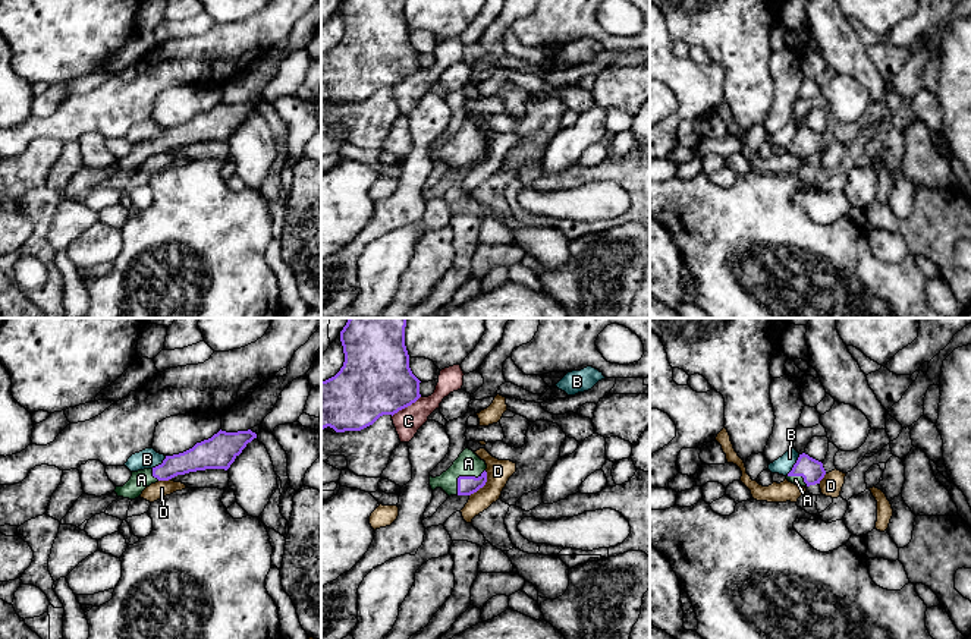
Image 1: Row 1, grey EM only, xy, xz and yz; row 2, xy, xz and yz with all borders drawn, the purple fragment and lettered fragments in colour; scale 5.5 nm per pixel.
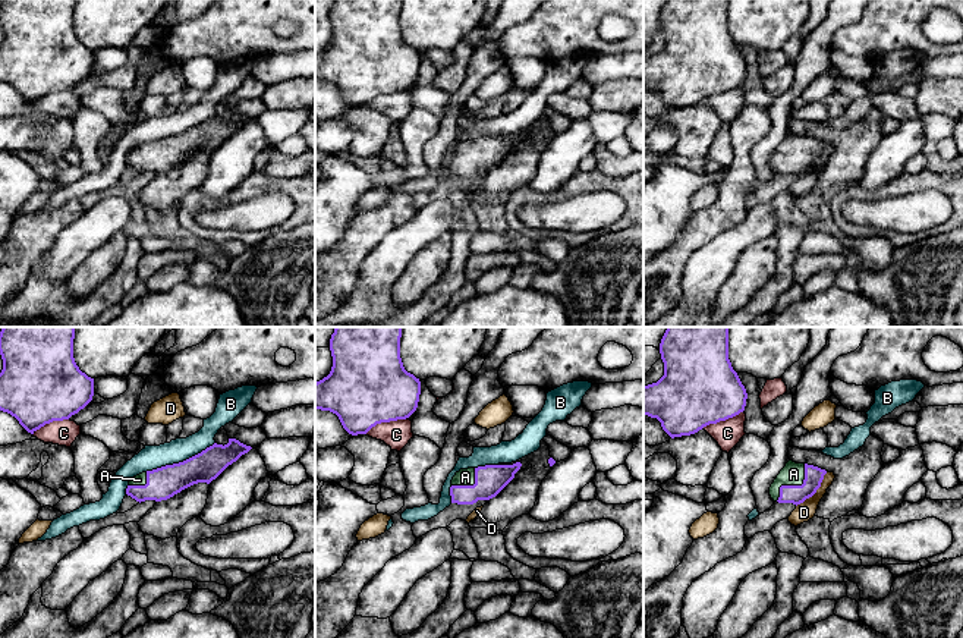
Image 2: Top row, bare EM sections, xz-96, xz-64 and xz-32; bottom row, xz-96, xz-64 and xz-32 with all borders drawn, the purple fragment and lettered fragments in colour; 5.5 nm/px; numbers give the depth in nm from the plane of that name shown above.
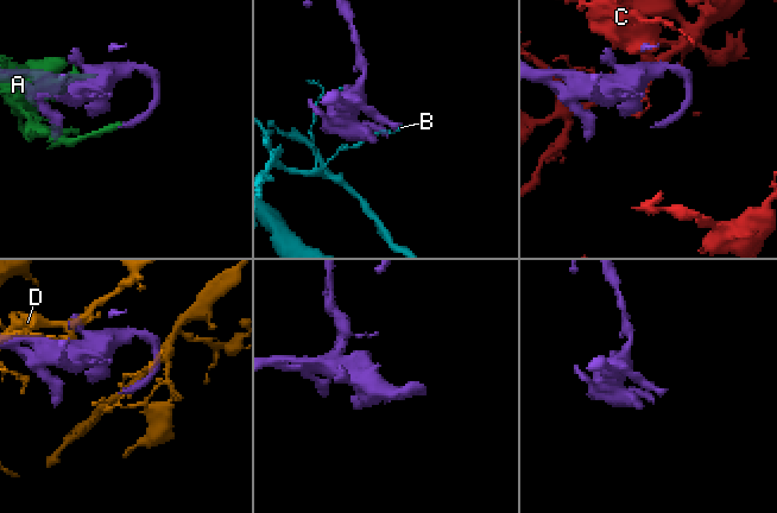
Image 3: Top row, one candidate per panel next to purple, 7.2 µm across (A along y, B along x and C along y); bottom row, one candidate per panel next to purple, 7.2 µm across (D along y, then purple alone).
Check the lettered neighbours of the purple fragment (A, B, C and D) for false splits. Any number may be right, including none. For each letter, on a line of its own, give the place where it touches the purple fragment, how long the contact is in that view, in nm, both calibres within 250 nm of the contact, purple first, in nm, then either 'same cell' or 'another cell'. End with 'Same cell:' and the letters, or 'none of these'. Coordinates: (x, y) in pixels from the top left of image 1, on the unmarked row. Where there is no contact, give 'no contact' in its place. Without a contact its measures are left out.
A: meets purple in xz at (462, 148); contact 220 nm long; 110 nm thick on the purple side, 140 nm on the other; same cell
B: meets purple in yz at (794, 137); contact 140 nm long; 120 nm thick on the purple side, 100 nm on the other; another cell
C: meets purple in xz at (405, 78); contact 200 nm long; 400 nm thick on the purple side, 150 nm on the other; another cell
D: meets purple in xz at (483, 157); contact 170 nm long; 110 nm thick on the purple side, 130 nm on the other; another cell
Same cell: A

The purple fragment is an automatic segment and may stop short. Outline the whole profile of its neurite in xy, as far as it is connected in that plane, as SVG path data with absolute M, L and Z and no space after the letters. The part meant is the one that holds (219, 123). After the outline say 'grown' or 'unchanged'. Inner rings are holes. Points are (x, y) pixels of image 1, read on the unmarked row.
M220 101L211 110L197 114L183 125L166 128L163 135L153 141L132 144L131 151L123 158L116 158L114 164L117 169L135 171L147 158L158 152L205 141L227 142L254 110L257 106L251 101L238 104Z | grown

